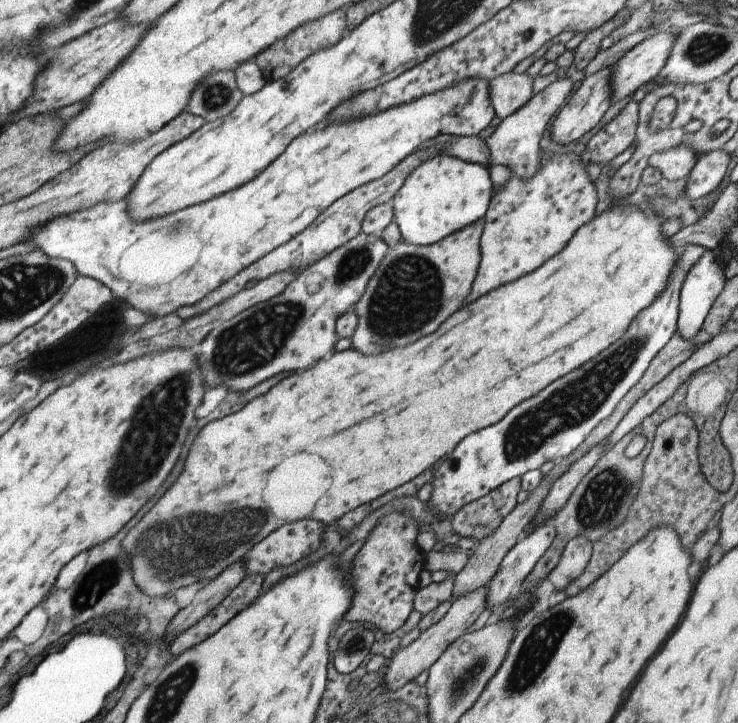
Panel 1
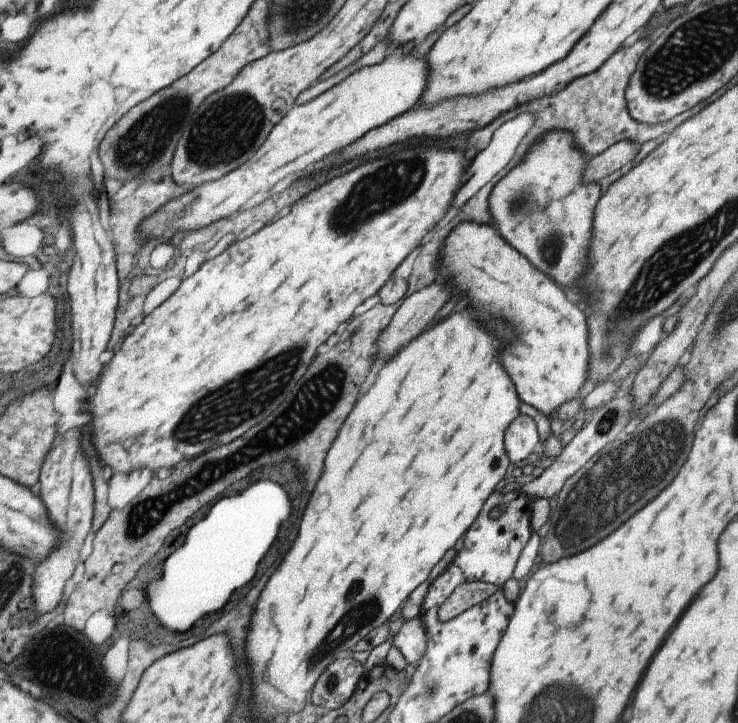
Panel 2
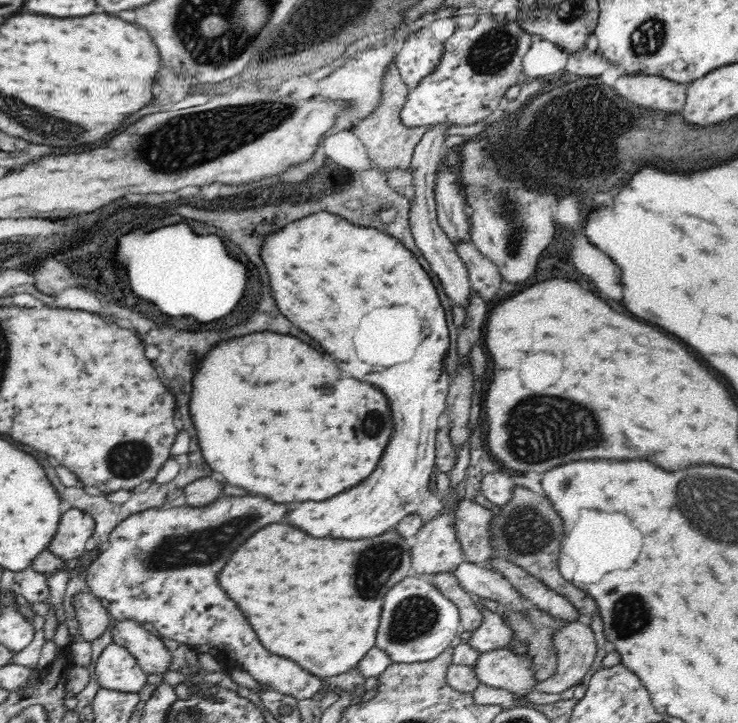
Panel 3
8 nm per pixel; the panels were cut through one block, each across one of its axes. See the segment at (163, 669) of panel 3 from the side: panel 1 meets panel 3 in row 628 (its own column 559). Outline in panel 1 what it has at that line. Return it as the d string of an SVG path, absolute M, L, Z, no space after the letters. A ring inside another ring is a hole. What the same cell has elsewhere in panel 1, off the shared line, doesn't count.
M612 65L596 72L581 81L581 85L569 98L559 111L556 112L555 120L551 122L549 137L557 144L569 144L573 140L584 140L591 132L595 125L598 125L601 116L611 104L610 100L610 84L608 78L612 73Z

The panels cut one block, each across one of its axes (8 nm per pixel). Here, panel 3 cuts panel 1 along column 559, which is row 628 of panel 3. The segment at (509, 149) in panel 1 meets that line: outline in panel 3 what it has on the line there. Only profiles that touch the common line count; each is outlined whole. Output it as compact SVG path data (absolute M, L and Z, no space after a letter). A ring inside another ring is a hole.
M82 591L71 596L71 605L79 622L80 638L90 643L102 632L106 632L110 620L109 613L101 605L99 598L90 591Z

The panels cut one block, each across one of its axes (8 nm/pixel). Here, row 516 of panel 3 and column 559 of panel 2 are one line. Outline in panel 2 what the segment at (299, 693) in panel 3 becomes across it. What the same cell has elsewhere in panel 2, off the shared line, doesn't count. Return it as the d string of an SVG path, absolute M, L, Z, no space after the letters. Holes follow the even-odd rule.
M557 128L549 129L527 147L521 160L515 164L505 176L495 182L487 197L488 212L491 214L491 224L497 226L497 232L499 232L499 234L501 234L513 248L517 248L517 252L519 252L521 256L525 256L535 268L539 268L543 274L549 274L557 284L563 284L563 286L567 286L567 288L573 288L573 292L575 292L573 282L575 282L575 278L579 278L579 274L581 274L583 268L585 268L585 252L587 252L587 242L589 242L589 234L591 234L591 232L589 232L589 230L591 230L591 214L593 214L595 202L597 202L597 198L600 196L598 183L584 183L584 180L582 179L584 164L587 160L584 152L574 145L574 136L571 131Z

